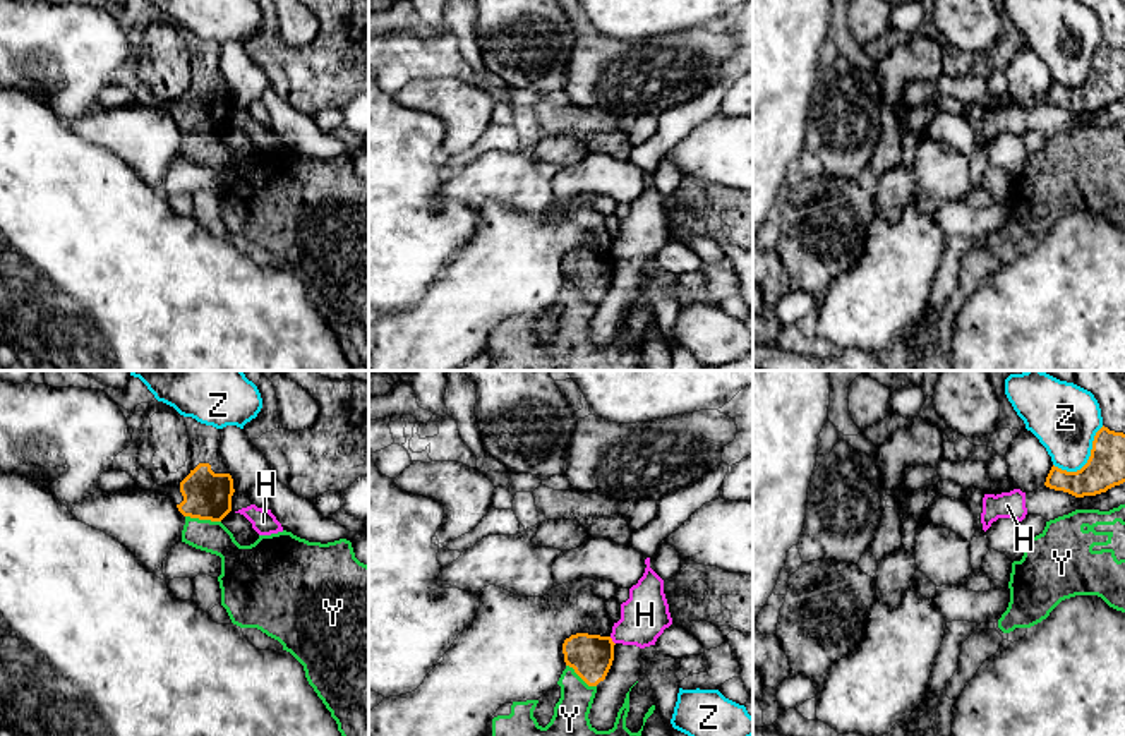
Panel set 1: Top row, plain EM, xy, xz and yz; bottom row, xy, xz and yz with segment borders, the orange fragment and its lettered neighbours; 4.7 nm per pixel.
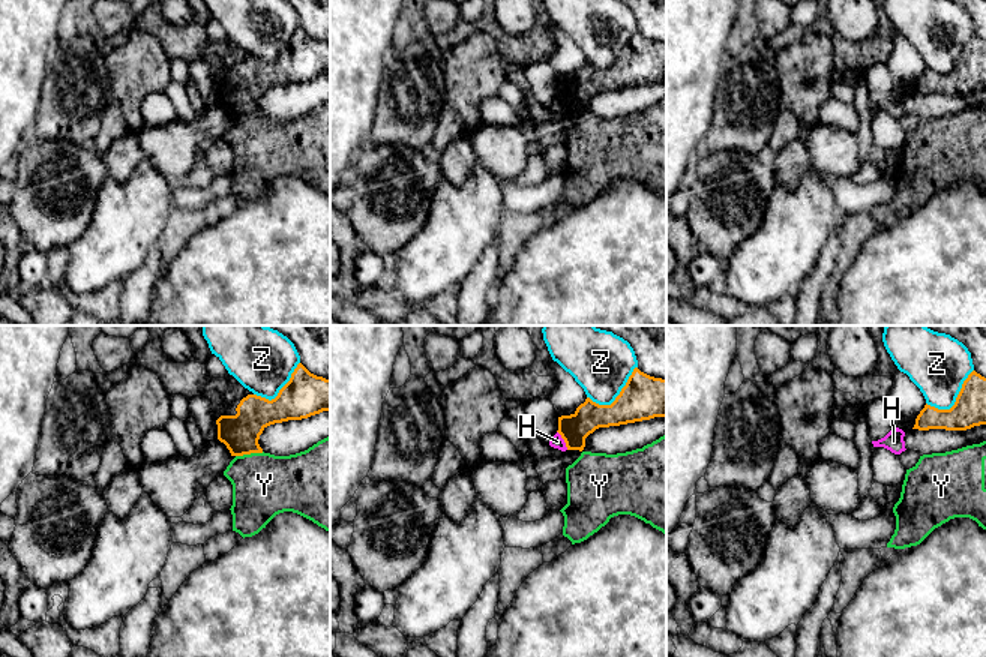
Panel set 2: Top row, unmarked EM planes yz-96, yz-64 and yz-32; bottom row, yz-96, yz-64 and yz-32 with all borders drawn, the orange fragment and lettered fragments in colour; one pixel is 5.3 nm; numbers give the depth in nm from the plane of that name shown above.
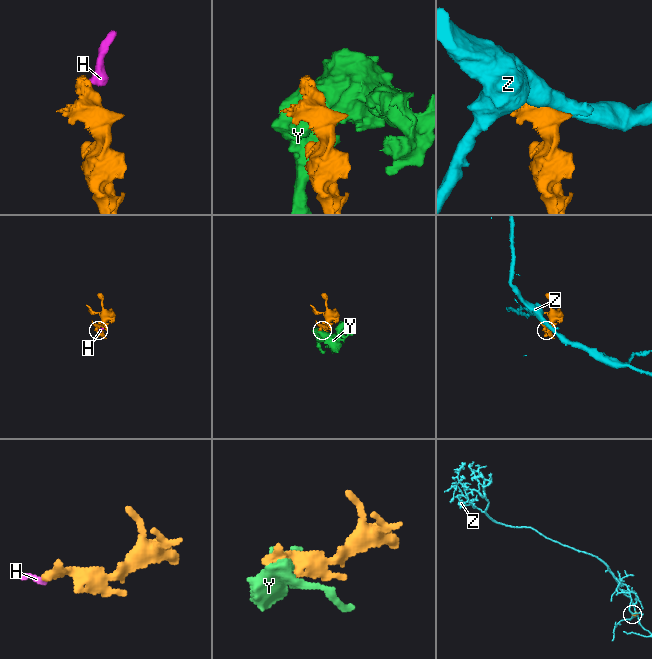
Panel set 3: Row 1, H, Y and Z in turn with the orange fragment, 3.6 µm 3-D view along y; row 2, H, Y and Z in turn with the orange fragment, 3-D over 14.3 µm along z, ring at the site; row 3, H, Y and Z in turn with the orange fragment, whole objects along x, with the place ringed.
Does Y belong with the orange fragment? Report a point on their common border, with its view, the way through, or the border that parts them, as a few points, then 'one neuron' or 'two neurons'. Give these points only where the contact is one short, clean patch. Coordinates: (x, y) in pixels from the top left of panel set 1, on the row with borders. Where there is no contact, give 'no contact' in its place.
xy (203, 518) | along xy (186, 515), (220, 522) | two neurons

